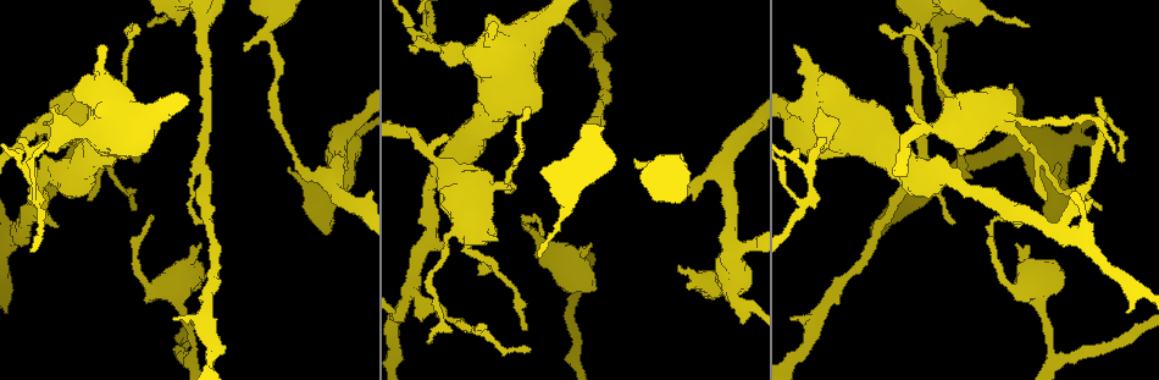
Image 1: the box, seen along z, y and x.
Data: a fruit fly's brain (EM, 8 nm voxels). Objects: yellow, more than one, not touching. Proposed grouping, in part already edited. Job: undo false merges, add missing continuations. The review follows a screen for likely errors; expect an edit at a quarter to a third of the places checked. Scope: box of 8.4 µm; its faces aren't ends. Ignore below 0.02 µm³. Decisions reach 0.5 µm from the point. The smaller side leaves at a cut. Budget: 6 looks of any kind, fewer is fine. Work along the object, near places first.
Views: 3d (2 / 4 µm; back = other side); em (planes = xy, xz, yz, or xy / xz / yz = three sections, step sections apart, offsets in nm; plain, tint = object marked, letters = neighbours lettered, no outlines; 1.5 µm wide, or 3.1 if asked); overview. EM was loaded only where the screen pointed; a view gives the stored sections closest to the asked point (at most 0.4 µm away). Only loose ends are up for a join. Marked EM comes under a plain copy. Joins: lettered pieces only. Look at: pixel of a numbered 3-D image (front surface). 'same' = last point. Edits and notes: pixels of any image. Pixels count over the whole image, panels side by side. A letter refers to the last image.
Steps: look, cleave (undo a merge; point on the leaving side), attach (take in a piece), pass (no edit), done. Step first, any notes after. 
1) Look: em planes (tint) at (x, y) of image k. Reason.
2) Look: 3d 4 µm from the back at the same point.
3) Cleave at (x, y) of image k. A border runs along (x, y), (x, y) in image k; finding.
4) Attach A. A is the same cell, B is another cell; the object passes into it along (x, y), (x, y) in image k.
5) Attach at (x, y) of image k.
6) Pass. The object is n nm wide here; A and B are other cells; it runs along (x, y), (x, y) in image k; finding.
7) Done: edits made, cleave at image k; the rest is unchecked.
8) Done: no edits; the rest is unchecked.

Look: em planes (letters) at (960, 153) of image 1.

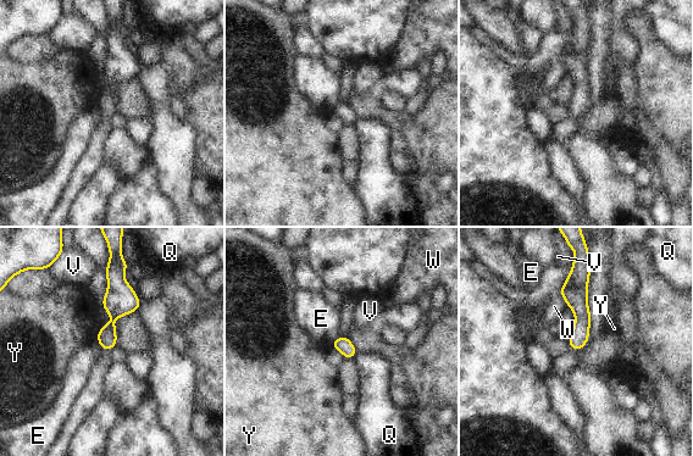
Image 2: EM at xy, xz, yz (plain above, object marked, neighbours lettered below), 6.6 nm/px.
Pass. The object is 100 nm wide here; E, Q, V, W and Y are other cells; it runs along (582, 271), (580, 337), (576, 346) in image 2; no lettered piece goes on from it.

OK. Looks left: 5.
Look: em planes (letters) at (689, 285) of image 1. Stops while still wide.

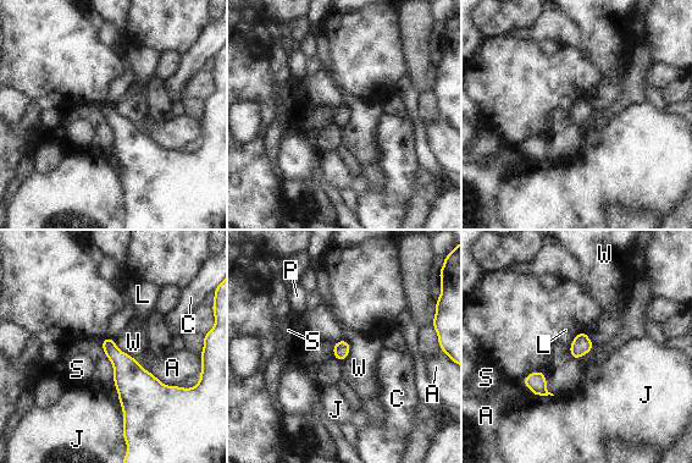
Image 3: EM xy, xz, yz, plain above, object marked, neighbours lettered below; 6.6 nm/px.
Pass. A, C, J, L, P, S and W are other cells; a border runs along (114, 339), (118, 348), (136, 359) in image 3; no lettered piece goes on from it.

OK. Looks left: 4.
Look: 3d 4 µm at (1099, 99) of image 1.

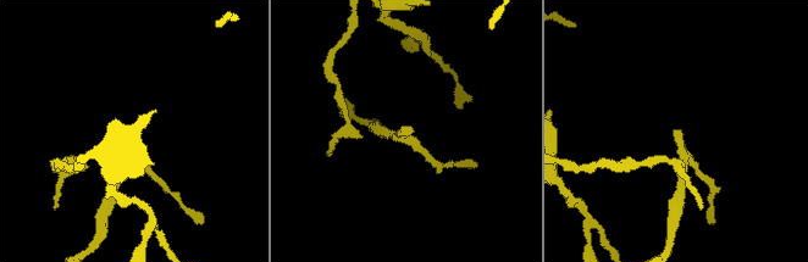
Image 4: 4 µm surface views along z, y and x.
Look: em planes (tint) at (412, 130) of image 4.

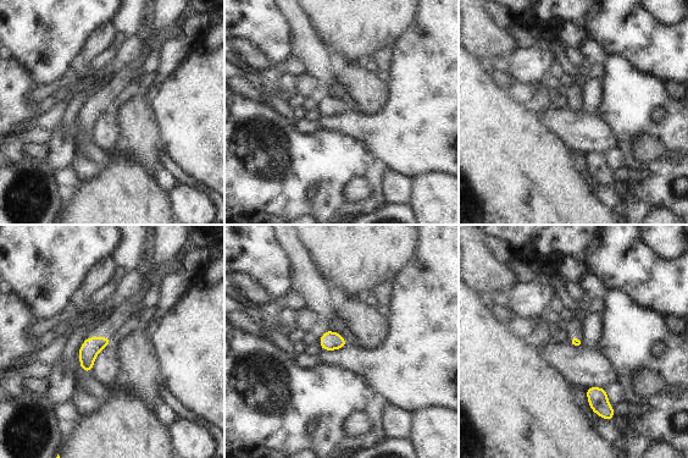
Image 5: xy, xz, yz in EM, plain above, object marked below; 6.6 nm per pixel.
Look: em planes (letters) at the same point. What lies round it.

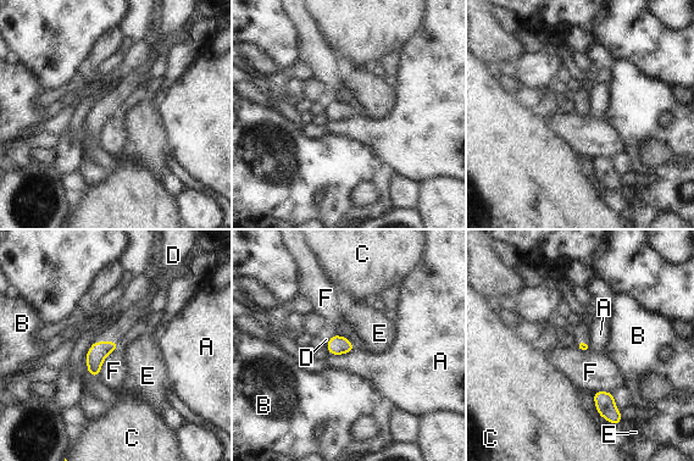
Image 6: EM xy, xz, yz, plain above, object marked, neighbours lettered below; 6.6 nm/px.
Attach D. D is the same cell, A, B, C, E and F are other cells; the object passes into it along (98, 353), (99, 342), (115, 333) in image 6; it goes on there.

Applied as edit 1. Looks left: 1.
Done: edits made, attach at image 6; the rest is unchecked.

